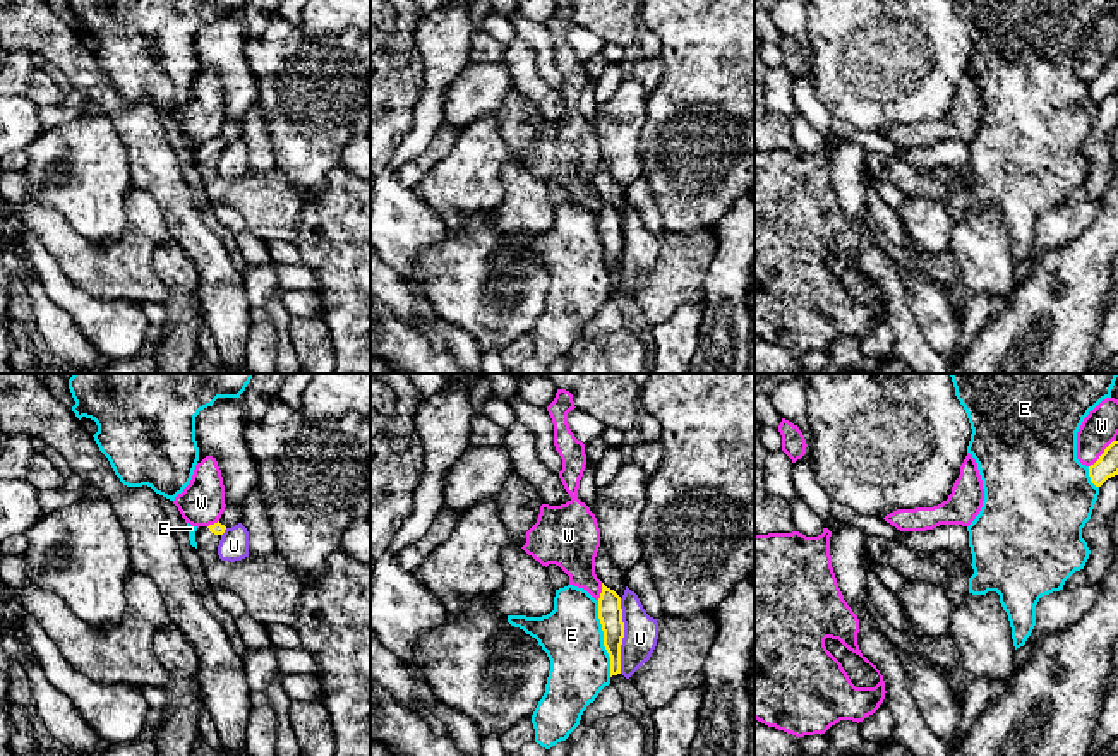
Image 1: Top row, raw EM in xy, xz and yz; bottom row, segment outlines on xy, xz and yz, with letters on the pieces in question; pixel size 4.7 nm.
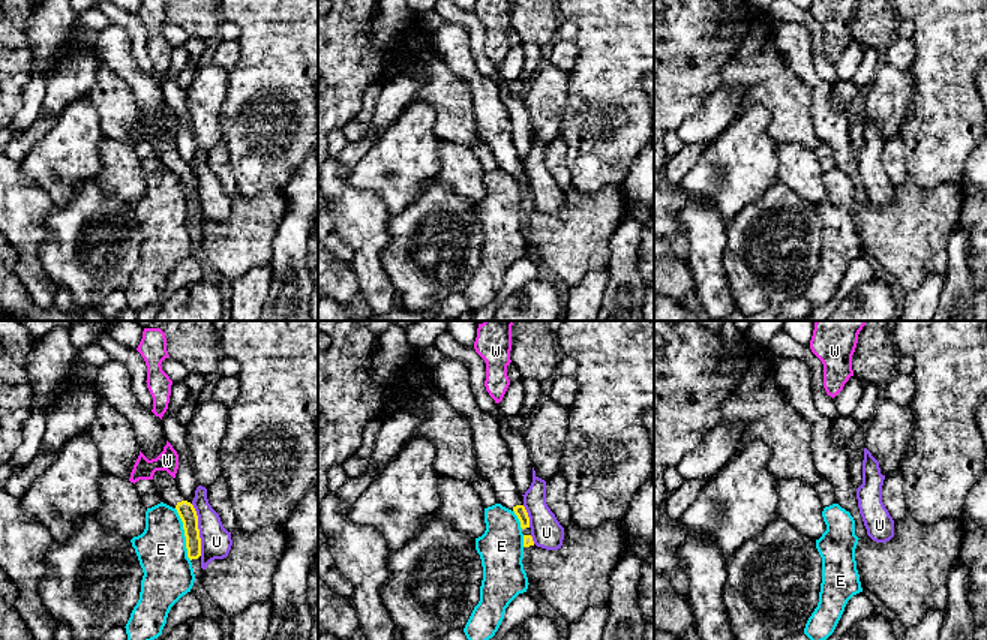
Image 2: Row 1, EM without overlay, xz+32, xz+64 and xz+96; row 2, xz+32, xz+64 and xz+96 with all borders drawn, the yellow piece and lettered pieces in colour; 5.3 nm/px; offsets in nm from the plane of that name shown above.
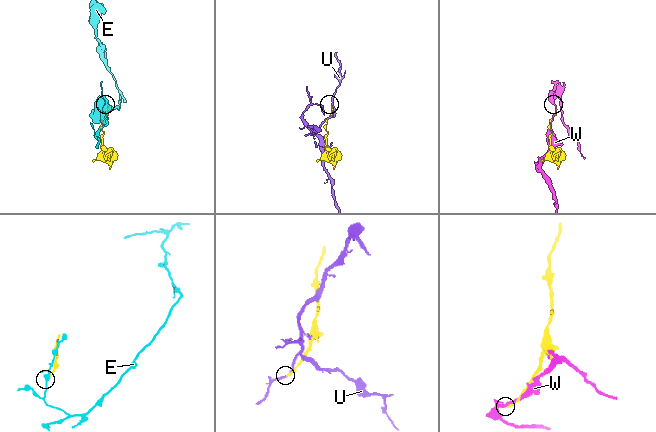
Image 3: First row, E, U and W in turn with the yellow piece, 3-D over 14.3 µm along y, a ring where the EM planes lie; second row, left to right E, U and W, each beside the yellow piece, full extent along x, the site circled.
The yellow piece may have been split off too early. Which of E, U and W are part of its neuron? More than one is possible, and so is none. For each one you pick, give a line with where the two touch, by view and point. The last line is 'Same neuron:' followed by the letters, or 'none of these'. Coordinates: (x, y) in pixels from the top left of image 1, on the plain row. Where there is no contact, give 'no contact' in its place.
Same neuron: none of these

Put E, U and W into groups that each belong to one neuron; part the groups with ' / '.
E / U / W

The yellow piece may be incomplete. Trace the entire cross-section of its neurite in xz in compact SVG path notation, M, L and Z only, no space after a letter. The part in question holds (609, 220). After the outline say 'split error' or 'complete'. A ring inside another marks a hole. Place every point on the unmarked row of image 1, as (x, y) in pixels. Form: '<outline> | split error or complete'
M602 199L598 214L598 235L604 247L604 262L610 273L610 293L621 290L621 261L624 254L624 238L621 213Z | complete

